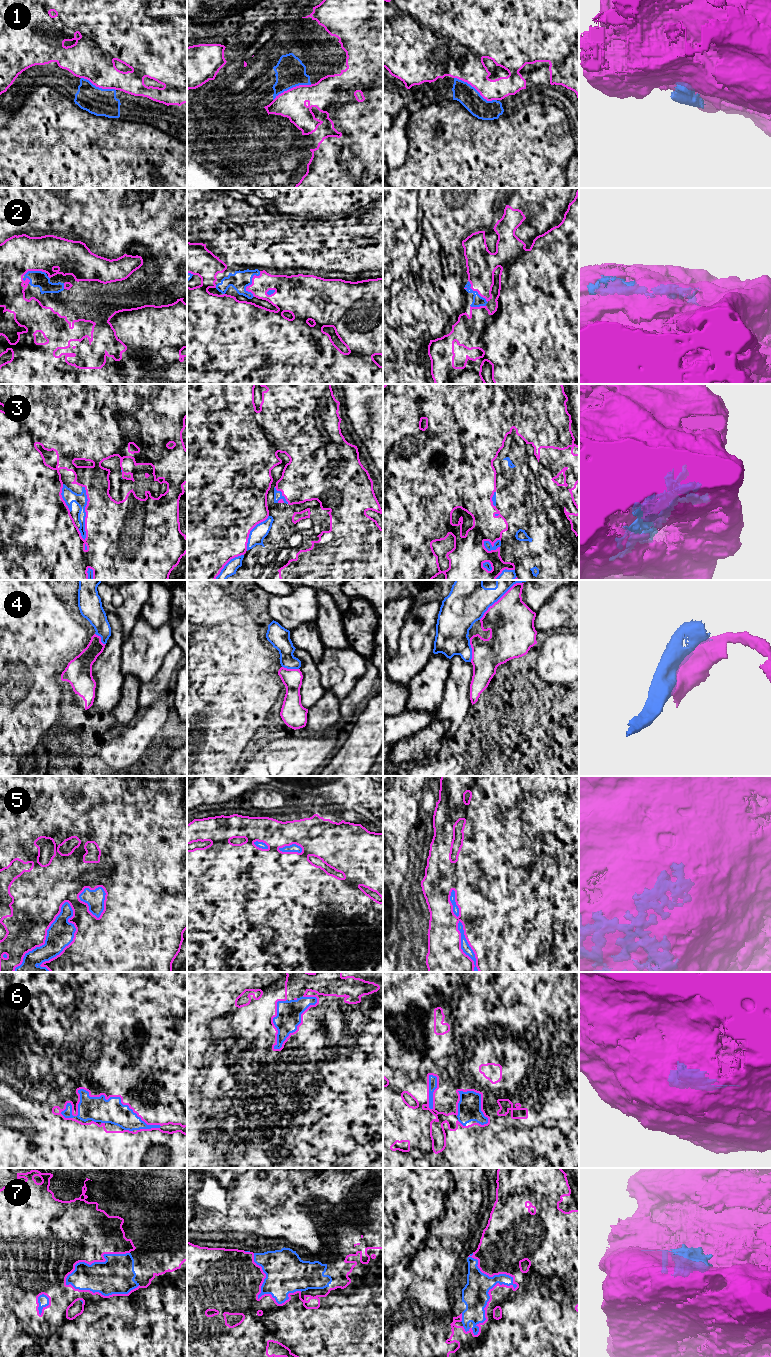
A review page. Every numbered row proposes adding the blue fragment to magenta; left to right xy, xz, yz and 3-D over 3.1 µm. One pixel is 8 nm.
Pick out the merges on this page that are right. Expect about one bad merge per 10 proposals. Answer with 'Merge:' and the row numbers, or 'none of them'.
Merge: 1, 2, 3, 5, 6, 7

